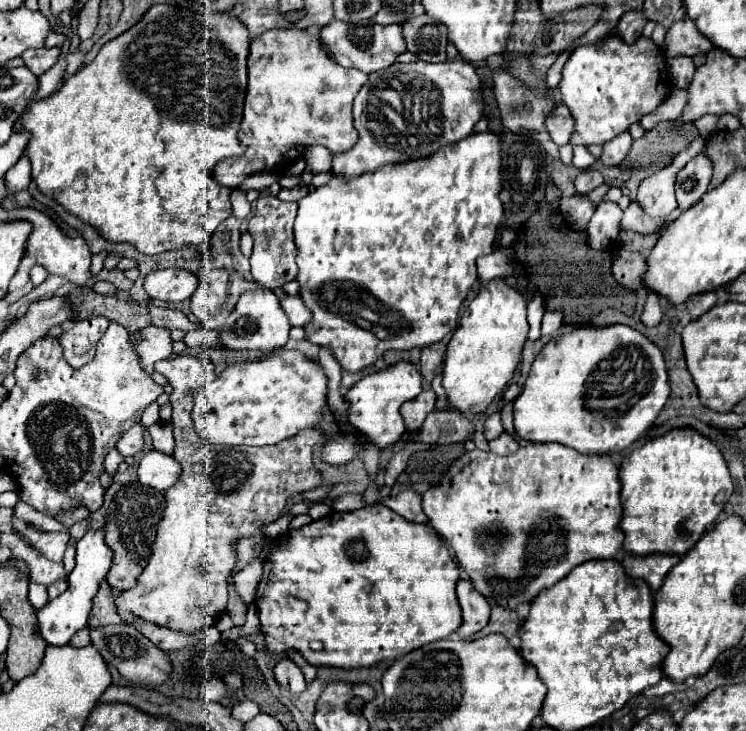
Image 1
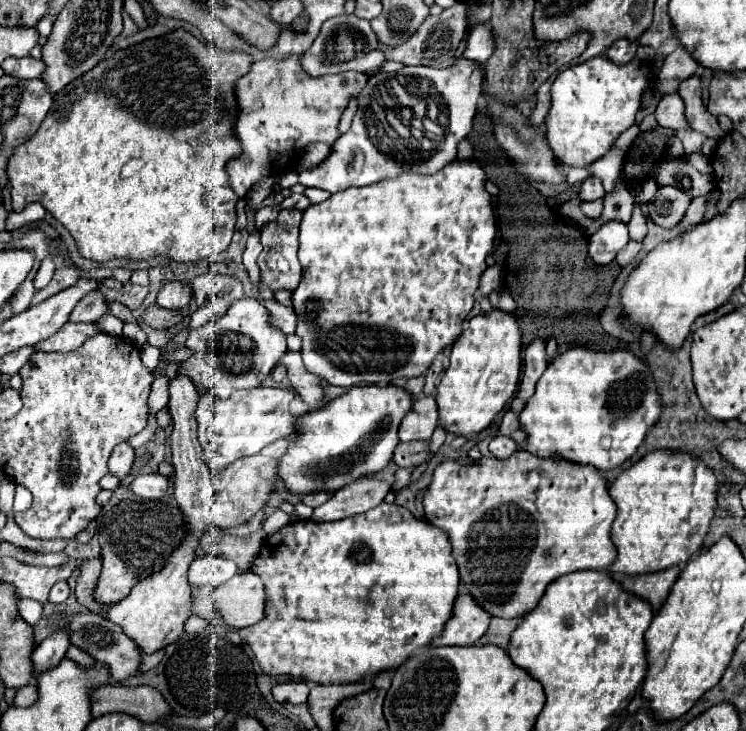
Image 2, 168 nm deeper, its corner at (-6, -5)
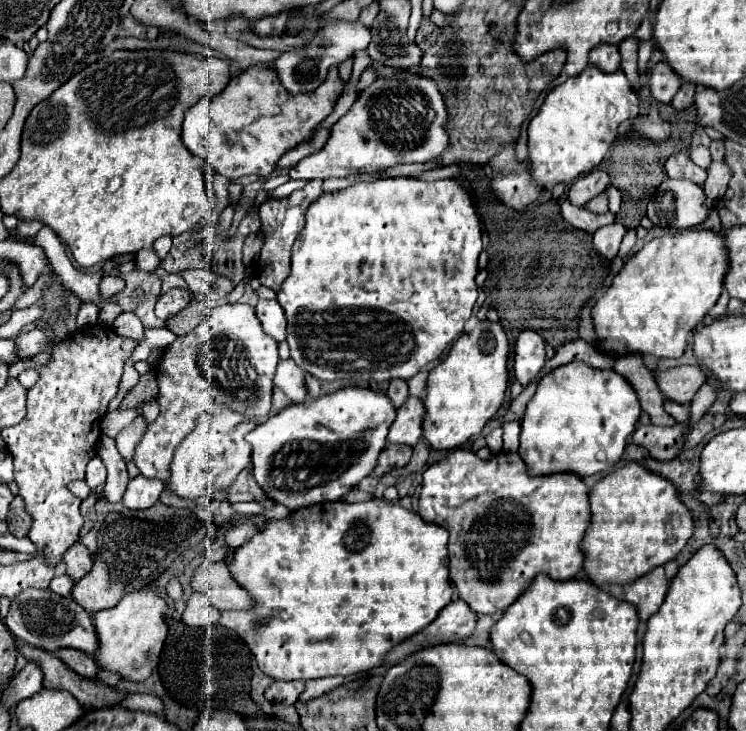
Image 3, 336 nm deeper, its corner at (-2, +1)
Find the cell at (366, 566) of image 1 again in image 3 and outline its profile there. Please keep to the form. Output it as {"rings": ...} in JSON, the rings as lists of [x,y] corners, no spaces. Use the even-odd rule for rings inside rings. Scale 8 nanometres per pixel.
{"rings":[[[373,499],[367,503],[345,503],[345,501],[333,501],[333,503],[321,503],[303,507],[297,511],[291,511],[285,519],[273,519],[265,525],[263,531],[255,533],[251,541],[237,547],[233,553],[233,559],[229,563],[229,571],[233,579],[237,579],[239,585],[243,585],[253,597],[257,599],[257,607],[251,611],[223,611],[219,623],[227,629],[233,629],[251,649],[255,655],[259,669],[277,679],[277,681],[293,681],[293,679],[319,679],[319,677],[333,677],[333,675],[353,675],[353,673],[367,673],[373,667],[383,665],[385,655],[411,637],[413,633],[419,633],[425,629],[425,625],[433,623],[437,613],[449,605],[453,597],[453,585],[449,581],[449,557],[447,557],[447,529],[441,529],[441,525],[431,525],[423,521],[417,513],[407,511],[395,501],[385,499]]]}

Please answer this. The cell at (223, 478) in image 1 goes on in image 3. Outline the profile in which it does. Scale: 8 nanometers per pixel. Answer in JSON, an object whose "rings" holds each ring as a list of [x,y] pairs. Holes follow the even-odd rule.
{"rings":[[[147,585],[137,593],[127,593],[113,609],[95,613],[93,621],[101,641],[99,655],[95,657],[99,667],[117,671],[123,675],[123,679],[145,681],[159,663],[159,653],[167,637],[167,623],[165,623],[167,611],[169,605],[165,603],[165,599],[159,597],[157,587]]]}

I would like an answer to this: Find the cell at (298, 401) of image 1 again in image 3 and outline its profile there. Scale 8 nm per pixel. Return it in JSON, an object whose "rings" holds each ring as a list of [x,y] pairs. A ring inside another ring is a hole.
{"rings":[[[217,405],[215,413],[201,413],[195,429],[185,435],[175,449],[169,487],[183,499],[209,497],[219,489],[227,489],[243,469],[251,467],[251,463],[247,463],[251,459],[251,449],[245,441],[245,433],[253,431],[259,423],[261,419],[245,419],[241,413],[231,413],[231,409],[223,405]]]}

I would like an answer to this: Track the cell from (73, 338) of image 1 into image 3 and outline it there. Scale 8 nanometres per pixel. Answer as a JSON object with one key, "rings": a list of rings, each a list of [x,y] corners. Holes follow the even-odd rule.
{"rings":[[[31,329],[27,333],[21,333],[17,339],[17,349],[19,349],[19,359],[29,359],[39,355],[51,341],[47,339],[43,329]]]}

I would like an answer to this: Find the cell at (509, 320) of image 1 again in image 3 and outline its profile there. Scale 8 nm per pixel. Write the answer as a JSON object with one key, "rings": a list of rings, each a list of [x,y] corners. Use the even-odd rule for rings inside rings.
{"rings":[[[479,321],[475,329],[463,333],[447,357],[429,373],[427,397],[425,397],[425,419],[423,439],[433,449],[457,449],[473,435],[481,433],[485,423],[497,413],[503,403],[507,389],[507,363],[509,363],[509,341],[499,321]]]}

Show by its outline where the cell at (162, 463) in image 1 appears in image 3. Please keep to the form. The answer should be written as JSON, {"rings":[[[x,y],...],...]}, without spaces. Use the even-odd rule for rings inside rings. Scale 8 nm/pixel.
{"rings":[[[137,475],[137,477],[133,477],[129,481],[127,491],[123,495],[123,503],[129,509],[145,509],[145,507],[151,507],[159,499],[163,487],[165,487],[163,481]]]}

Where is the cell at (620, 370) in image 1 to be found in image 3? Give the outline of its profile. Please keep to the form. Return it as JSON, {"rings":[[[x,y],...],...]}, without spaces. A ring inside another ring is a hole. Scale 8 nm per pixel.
{"rings":[[[571,361],[567,365],[549,371],[537,385],[535,395],[527,403],[521,421],[521,459],[527,463],[531,475],[551,475],[561,471],[573,471],[581,477],[611,469],[623,455],[629,435],[635,431],[635,423],[641,415],[641,403],[631,383],[613,369],[595,369],[583,361]]]}

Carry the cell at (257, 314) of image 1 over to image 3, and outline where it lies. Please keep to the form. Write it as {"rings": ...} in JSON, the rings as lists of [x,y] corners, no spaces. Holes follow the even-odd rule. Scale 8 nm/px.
{"rings":[[[233,303],[211,309],[201,325],[197,325],[191,333],[177,337],[163,351],[163,361],[155,371],[159,381],[157,403],[161,413],[157,421],[149,423],[135,449],[133,461],[139,473],[167,481],[177,445],[189,431],[193,431],[197,415],[205,413],[213,403],[223,403],[249,417],[267,417],[277,363],[277,341],[261,329],[255,307],[247,303]]]}

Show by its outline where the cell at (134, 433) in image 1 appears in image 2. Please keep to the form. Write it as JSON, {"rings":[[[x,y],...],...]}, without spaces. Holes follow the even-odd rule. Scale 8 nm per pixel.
{"rings":[[[119,443],[113,449],[111,457],[109,457],[109,463],[107,463],[109,465],[109,473],[113,473],[119,479],[125,479],[129,475],[129,471],[131,471],[133,459],[135,459],[133,447],[129,447],[127,443]]]}

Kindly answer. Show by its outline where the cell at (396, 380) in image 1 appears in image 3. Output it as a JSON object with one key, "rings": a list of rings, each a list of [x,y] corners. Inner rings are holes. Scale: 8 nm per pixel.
{"rings":[[[345,387],[319,399],[307,399],[303,403],[289,405],[281,413],[257,425],[257,429],[245,437],[253,447],[253,475],[273,501],[287,505],[291,511],[315,503],[337,501],[353,485],[359,485],[363,477],[373,473],[377,467],[377,457],[387,443],[387,431],[393,425],[395,417],[397,409],[391,399],[385,393],[373,391],[369,387]]]}

